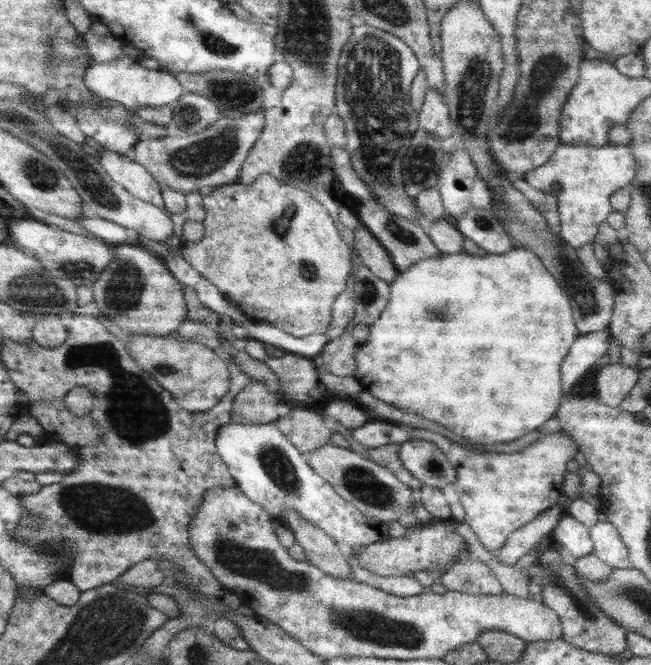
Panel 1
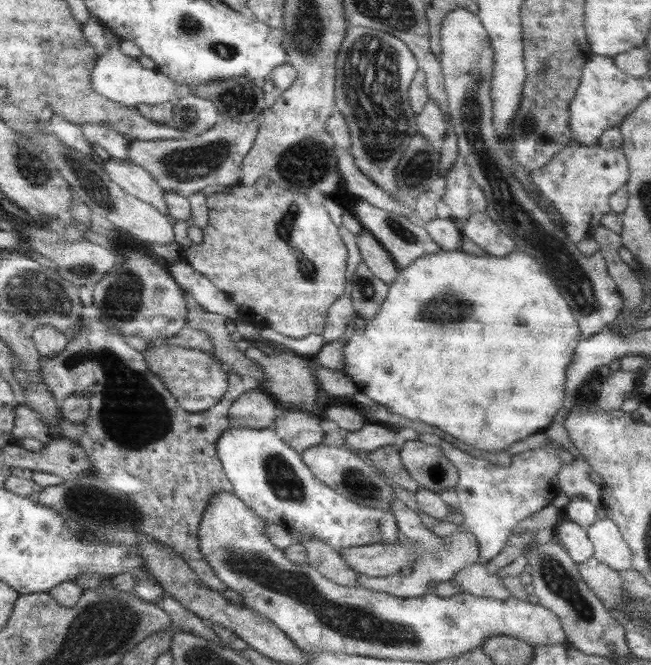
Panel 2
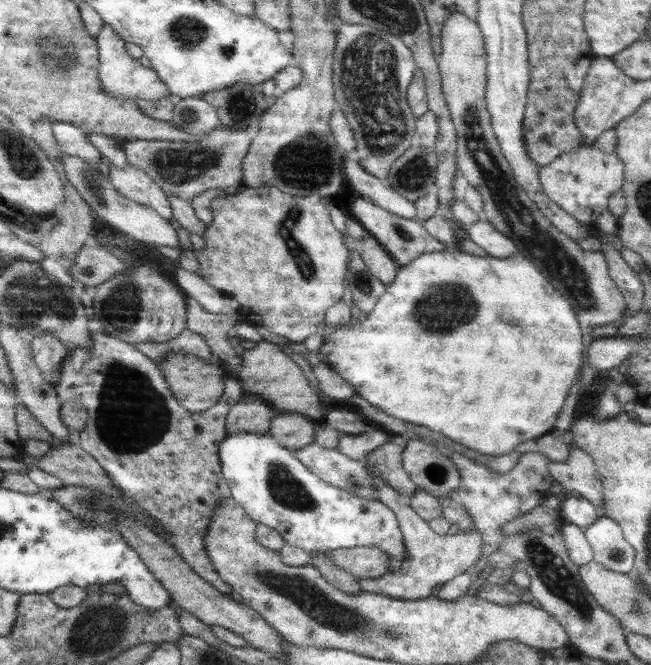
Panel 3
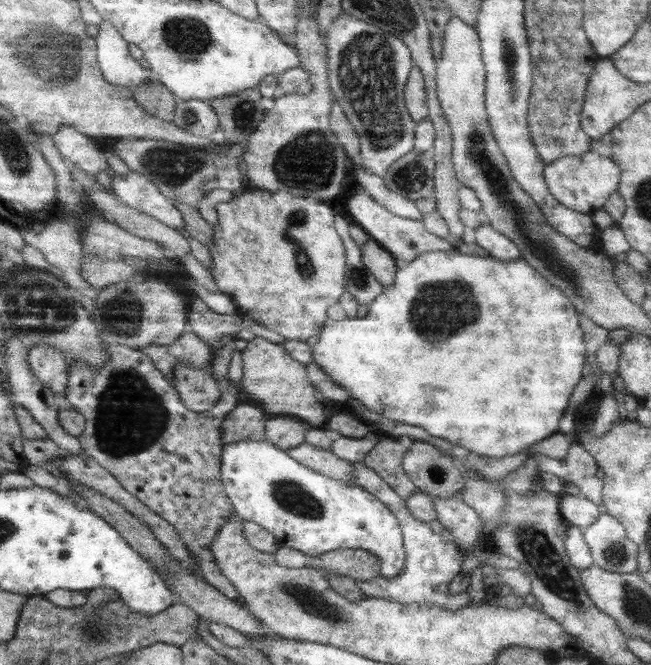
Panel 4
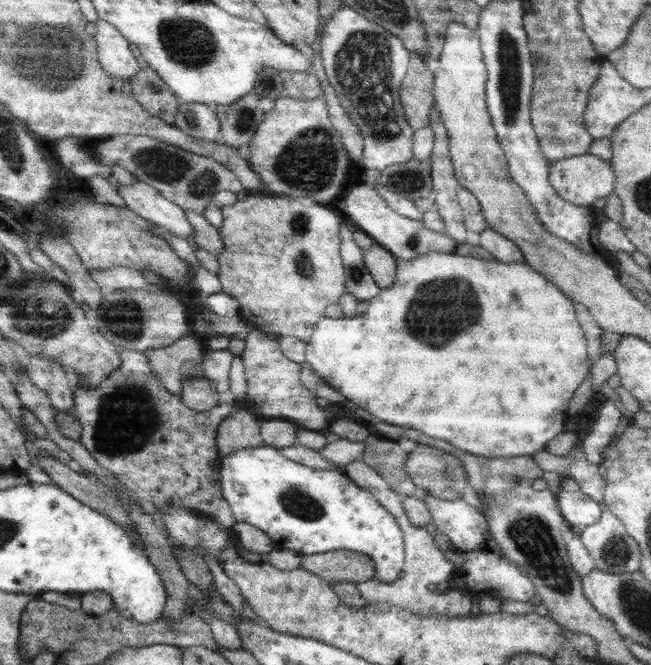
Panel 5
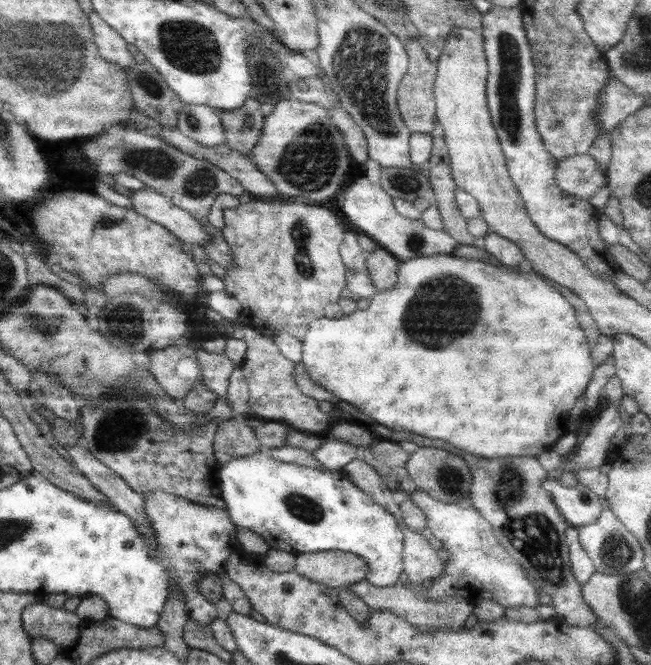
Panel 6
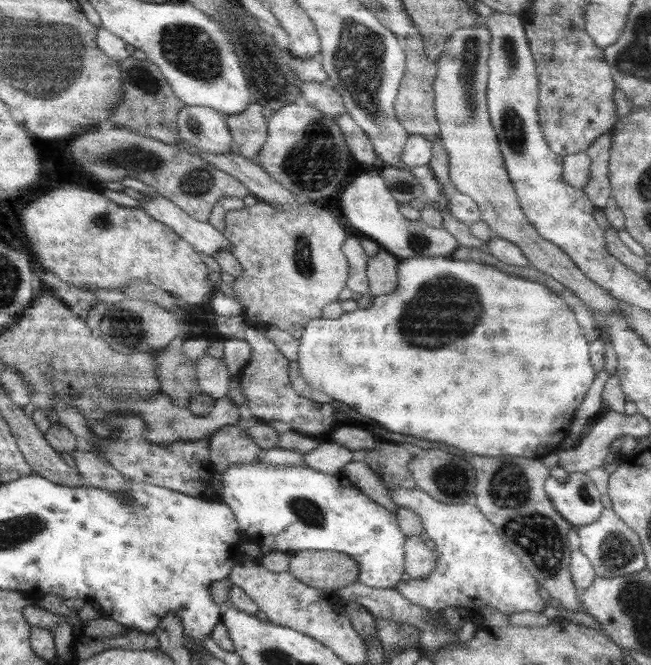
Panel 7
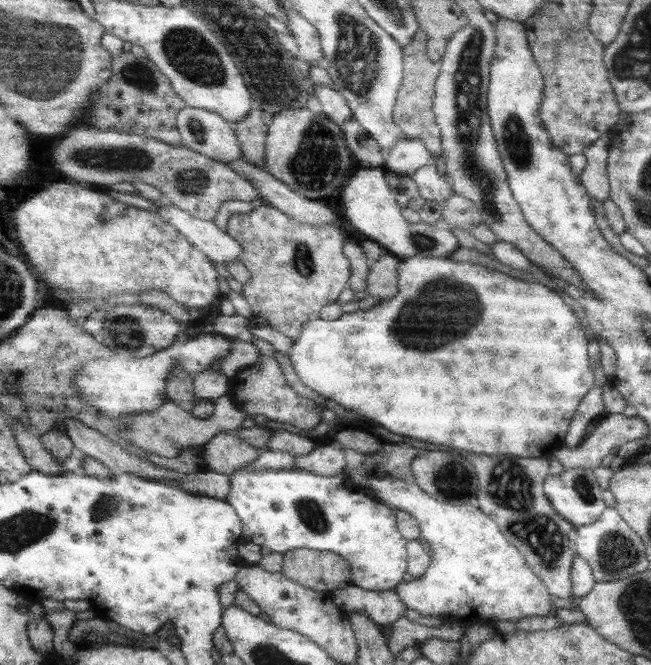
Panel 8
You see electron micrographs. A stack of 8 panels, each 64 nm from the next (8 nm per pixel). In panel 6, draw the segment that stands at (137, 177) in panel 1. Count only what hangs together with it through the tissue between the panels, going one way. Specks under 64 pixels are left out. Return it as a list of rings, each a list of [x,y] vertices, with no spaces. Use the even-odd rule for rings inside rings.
[[[144,186],[142,190],[133,190],[129,198],[136,213],[164,226],[184,243],[198,246],[211,243],[211,234],[198,220],[156,190]]]

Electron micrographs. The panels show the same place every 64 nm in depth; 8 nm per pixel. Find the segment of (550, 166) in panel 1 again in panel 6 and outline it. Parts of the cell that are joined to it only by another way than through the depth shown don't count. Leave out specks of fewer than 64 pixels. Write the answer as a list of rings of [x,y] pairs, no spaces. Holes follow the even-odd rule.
[[[588,154],[567,157],[556,166],[556,185],[565,194],[589,200],[591,194],[607,184],[602,172],[606,171],[600,170],[598,162]]]

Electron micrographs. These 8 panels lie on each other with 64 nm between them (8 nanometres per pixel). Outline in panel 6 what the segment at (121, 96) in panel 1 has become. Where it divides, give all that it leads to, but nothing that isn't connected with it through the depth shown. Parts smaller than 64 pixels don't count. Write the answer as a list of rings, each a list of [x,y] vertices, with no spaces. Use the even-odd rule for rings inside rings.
[[[96,11],[90,13],[89,21],[95,34],[97,49],[104,60],[117,64],[123,70],[135,64],[134,56],[128,51],[128,43]]]

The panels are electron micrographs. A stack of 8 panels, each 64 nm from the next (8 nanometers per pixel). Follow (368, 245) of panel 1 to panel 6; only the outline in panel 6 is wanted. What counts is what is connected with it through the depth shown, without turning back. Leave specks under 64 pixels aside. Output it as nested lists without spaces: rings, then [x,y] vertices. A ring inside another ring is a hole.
[[[380,246],[372,252],[365,251],[365,263],[376,293],[396,286],[399,260],[390,251]]]

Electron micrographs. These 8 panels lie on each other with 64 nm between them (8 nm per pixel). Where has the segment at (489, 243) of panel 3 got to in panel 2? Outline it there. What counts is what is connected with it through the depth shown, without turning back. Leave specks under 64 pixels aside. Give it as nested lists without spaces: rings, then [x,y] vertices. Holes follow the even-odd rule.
[[[474,211],[474,216],[464,222],[460,231],[464,238],[470,239],[490,255],[503,257],[517,250],[514,240],[504,234],[500,227],[488,218],[485,211]]]

